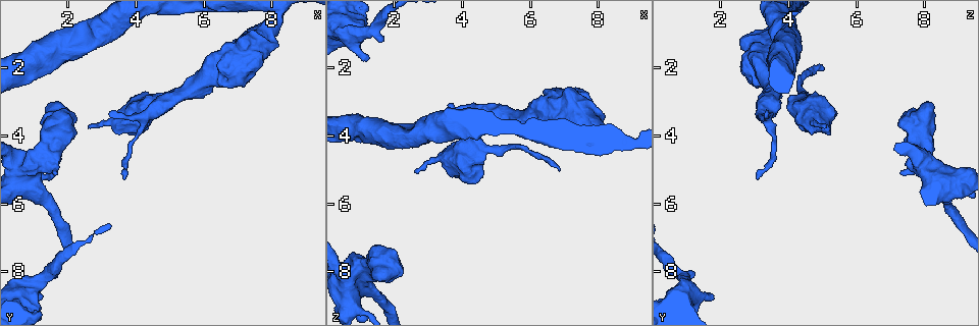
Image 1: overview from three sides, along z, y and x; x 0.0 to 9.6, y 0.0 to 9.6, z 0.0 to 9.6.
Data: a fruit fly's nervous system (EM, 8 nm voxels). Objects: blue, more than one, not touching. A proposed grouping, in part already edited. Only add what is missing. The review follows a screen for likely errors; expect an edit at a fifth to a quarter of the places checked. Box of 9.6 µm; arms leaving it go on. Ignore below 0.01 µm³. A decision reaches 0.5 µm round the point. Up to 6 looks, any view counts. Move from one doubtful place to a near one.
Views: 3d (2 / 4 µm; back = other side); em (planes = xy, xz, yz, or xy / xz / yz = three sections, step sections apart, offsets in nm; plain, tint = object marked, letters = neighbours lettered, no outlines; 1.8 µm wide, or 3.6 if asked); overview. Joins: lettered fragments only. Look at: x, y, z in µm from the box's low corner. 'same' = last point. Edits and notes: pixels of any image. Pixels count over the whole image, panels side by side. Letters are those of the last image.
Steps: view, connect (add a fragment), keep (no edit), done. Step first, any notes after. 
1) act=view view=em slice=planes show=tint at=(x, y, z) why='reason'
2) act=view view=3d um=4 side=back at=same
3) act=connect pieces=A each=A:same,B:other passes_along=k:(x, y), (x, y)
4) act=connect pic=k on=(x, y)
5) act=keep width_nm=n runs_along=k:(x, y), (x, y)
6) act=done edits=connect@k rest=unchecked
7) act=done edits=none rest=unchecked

act=view view=em slice=planes show=letters at=(6.90, 1.90, 5.00) why='thin end'

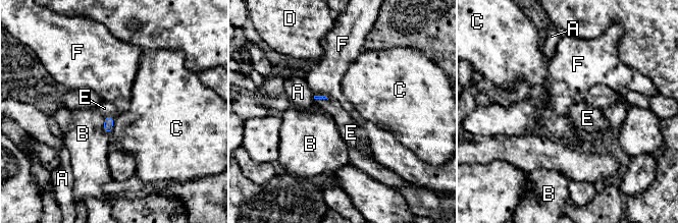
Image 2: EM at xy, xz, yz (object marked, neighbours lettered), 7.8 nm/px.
act=connect pieces=E each=A:other,B:other,C:other,D:other,E:same,F:other passes_along=2:(108, 124), (110, 116), (104, 108) found='the neuron continues'

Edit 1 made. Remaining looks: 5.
act=view view=em slice=xy step=16 show=letters at=(2.60, 3.75, 5.05) why='thin end'

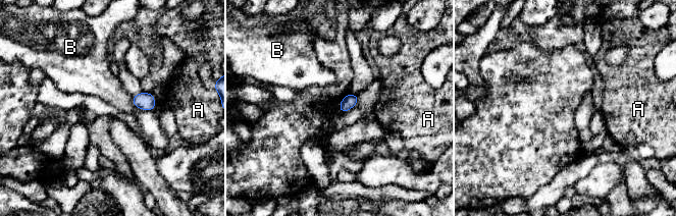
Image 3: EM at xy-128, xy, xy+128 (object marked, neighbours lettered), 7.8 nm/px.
act=view view=em slice=planes show=letters at=same

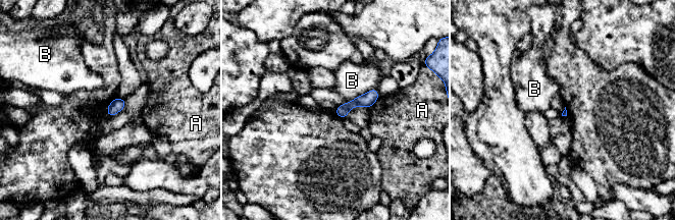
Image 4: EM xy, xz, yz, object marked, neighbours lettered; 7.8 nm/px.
act=keep each=A:other,B:other border=4:(376, 87), (353, 99) found='none of them fits'

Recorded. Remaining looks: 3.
act=view view=3d um=4 at=(0.65, 5.40, 8.90) why='calibre changes'

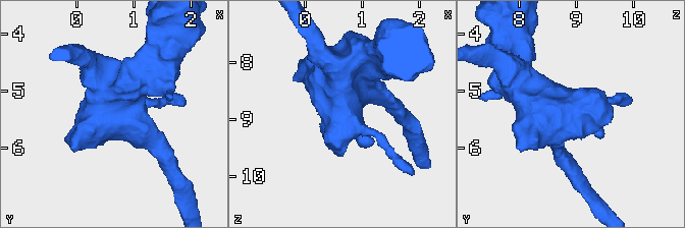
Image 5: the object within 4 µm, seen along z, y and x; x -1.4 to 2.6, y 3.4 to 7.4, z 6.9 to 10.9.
act=view view=em um=3.6 slice=xy step=8 show=tint at=(0.65, 5.35, 8.85)

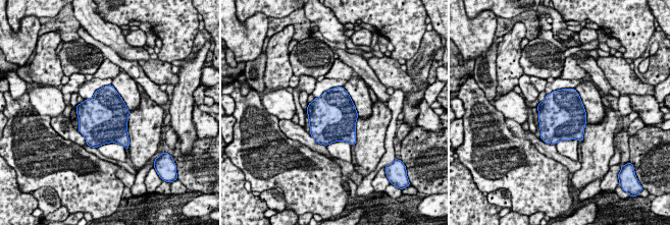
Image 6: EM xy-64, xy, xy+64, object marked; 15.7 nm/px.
act=view view=em um=3.6 slice=planes show=letters at=same

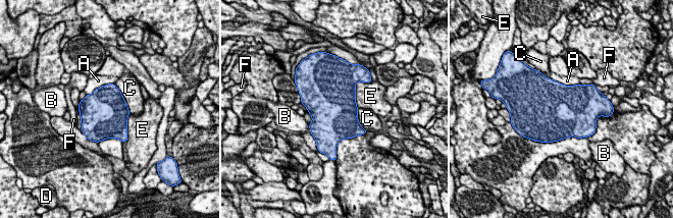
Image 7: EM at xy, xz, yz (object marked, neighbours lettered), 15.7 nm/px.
act=keep each=A:other,B:other,C:other,D:other,E:other,F:other border=7:(114, 84), (121, 94), (130, 113) found='no lettered fragment goes on from it'

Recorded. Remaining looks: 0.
act=done edits=connect@2 rest=unchecked

